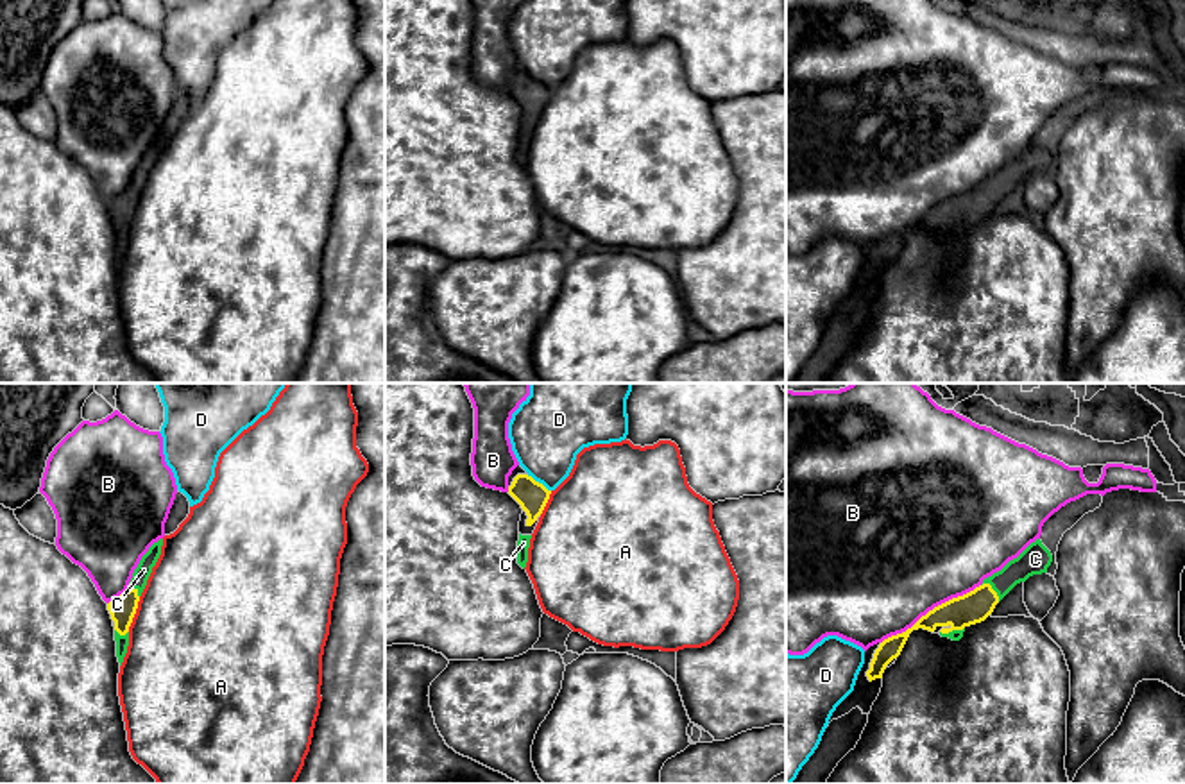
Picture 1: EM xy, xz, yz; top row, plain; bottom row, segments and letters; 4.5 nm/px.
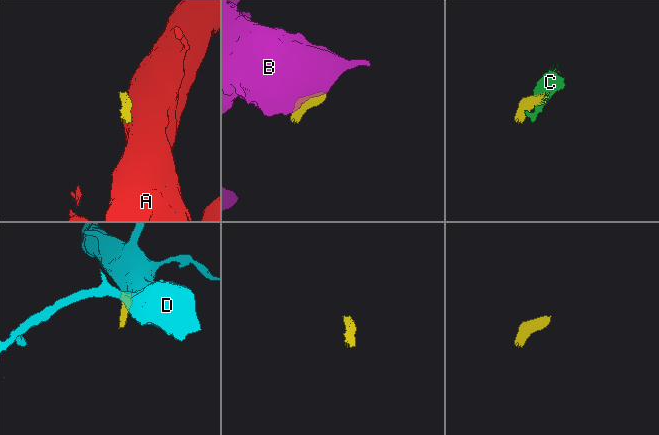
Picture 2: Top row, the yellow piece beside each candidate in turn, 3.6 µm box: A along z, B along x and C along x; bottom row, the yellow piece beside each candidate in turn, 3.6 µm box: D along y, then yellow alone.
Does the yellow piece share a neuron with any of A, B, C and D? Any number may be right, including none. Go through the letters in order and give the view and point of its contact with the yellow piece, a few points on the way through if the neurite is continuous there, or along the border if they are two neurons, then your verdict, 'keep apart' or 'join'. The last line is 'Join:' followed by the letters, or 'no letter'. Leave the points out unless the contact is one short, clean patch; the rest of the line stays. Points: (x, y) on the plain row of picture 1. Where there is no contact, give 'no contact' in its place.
A: contact xy (135, 212); keep apart
B: contact yz (929, 210); keep apart
C: contact yz (992, 188); join
D: contact xz (537, 81); border xz (527, 74), (550, 90); keep apart
Join: C

